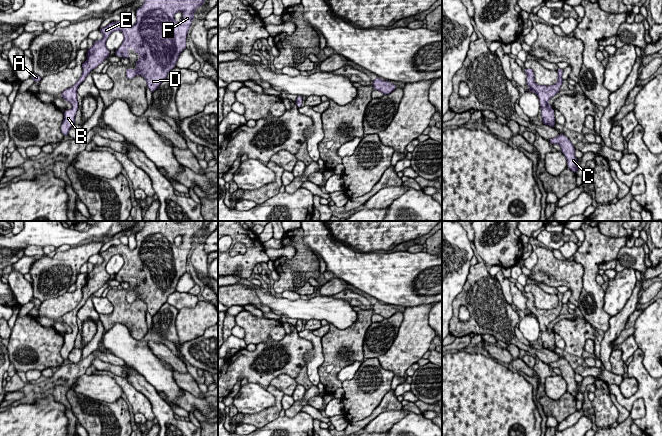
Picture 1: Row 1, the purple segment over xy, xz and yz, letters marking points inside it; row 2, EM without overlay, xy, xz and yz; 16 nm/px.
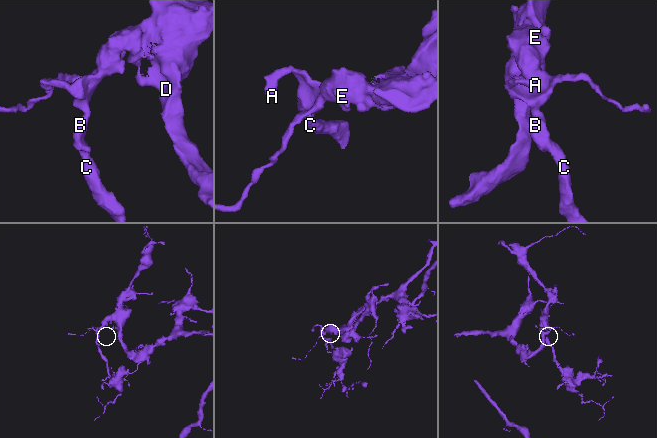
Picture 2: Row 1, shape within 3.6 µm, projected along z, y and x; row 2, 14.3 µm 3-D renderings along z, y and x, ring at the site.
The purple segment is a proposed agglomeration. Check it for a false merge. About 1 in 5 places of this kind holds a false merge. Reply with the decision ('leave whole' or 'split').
leave whole

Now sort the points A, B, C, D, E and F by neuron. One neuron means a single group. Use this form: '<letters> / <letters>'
A B C D E F

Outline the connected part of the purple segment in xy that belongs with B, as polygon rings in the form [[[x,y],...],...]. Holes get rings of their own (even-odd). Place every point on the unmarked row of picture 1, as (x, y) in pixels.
[[[145,221],[144,228],[136,234],[135,249],[119,244],[99,253],[103,262],[94,265],[94,269],[87,273],[87,284],[82,288],[81,301],[72,311],[61,317],[63,323],[73,330],[71,334],[64,335],[61,349],[63,359],[68,360],[69,353],[75,348],[79,309],[110,279],[106,265],[112,256],[119,254],[124,259],[122,268],[115,275],[116,280],[129,283],[129,271],[140,280],[136,284],[136,292],[127,293],[127,302],[132,303],[140,298],[153,317],[167,302],[168,296],[176,291],[180,277],[186,273],[187,257],[195,234],[203,229],[204,221]],[[177,236],[183,237],[180,246],[174,244]]]

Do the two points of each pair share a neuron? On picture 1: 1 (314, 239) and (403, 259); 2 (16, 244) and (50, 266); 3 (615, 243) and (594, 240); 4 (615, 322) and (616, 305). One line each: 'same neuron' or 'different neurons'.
1: same neuron
2: different neurons
3: same neuron
4: different neurons

